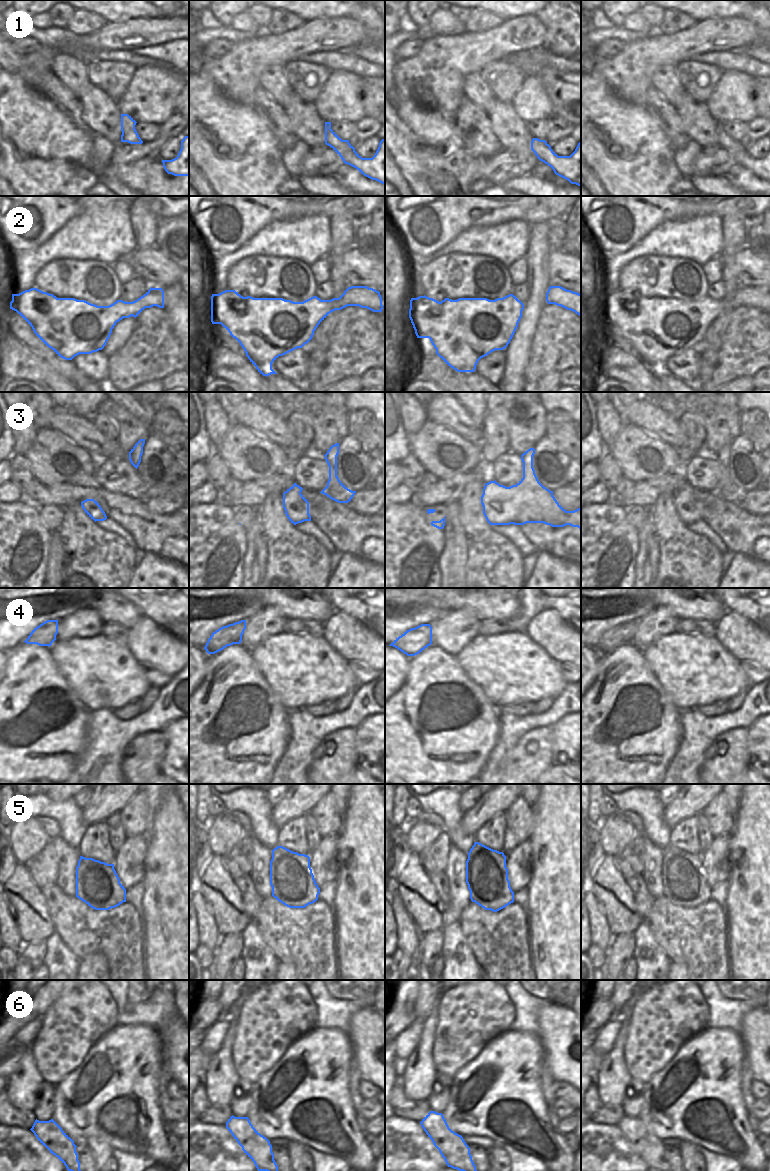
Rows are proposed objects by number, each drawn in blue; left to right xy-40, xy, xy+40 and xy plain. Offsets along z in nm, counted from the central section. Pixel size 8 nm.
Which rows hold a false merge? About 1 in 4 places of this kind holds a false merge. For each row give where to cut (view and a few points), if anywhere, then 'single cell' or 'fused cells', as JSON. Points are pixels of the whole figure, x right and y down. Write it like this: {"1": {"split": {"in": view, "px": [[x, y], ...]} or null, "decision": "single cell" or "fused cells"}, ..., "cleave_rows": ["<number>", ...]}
{"1": {"split": null, "decision": "single cell"}, "2": {"split": null, "decision": "single cell"}, "3": {"split": null, "decision": "single cell"}, "4": {"split": null, "decision": "single cell"}, "5": {"split": null, "decision": "single cell"}, "6": {"split": {"in": "xy-40", "px": [[56, 1123], [56, 1128], [51, 1132], [46, 1147]]}, "decision": "fused cells"}, "cleave_rows": ["6"]}

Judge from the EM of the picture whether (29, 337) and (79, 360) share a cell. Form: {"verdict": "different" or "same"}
{"verdict": "different"}

